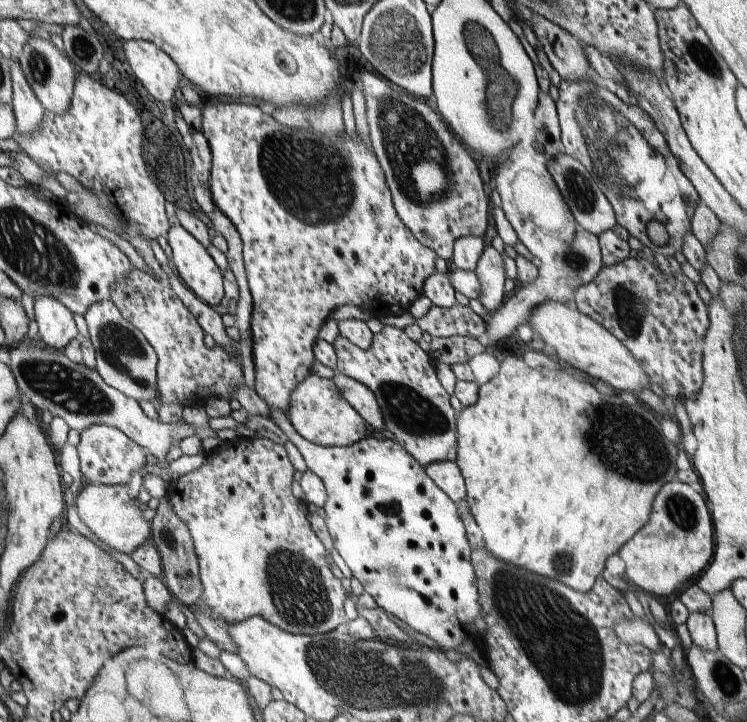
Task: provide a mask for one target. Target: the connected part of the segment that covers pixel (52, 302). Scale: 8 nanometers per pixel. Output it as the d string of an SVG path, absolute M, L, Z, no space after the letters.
M40 296L34 302L34 318L38 324L38 338L54 350L64 351L64 346L76 336L76 326L71 309L52 296Z

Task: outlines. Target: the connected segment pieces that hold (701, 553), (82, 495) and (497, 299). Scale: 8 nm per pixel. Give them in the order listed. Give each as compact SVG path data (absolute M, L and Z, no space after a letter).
M676 478L658 492L648 522L624 543L619 555L626 563L626 576L636 586L650 596L670 596L710 564L714 544L714 522L703 496Z
M94 483L80 489L76 498L76 512L86 528L106 546L116 552L129 554L140 548L150 538L150 522L142 520L142 512L136 508L136 502L128 496L126 484L96 485Z
M492 246L486 247L477 262L475 272L480 280L480 288L482 288L482 296L477 299L488 313L497 311L504 300L505 293L506 273L502 254Z

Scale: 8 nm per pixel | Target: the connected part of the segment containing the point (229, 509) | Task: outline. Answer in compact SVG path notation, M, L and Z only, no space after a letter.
M240 437L236 442L222 443L218 448L218 452L206 454L206 461L196 470L185 475L179 476L178 480L171 481L168 485L167 498L174 508L174 512L186 522L190 536L193 538L196 556L198 558L198 566L200 570L200 582L202 582L202 602L206 604L214 614L218 614L218 621L223 624L234 624L243 622L251 616L262 616L264 620L268 620L270 624L274 624L277 628L284 629L293 635L315 635L326 634L330 630L335 630L336 626L344 620L344 610L342 610L342 600L346 600L344 588L340 586L340 580L330 572L330 568L326 566L326 548L324 544L316 538L316 534L312 532L310 524L308 524L308 508L298 502L290 490L292 486L292 474L294 468L286 456L286 450L282 444L273 442L264 437L254 439Z

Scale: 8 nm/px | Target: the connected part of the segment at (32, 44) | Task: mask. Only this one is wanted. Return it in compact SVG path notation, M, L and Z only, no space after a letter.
M32 34L31 40L18 54L20 66L24 72L30 88L34 90L36 98L43 104L45 110L64 116L71 108L72 86L74 86L74 68L70 64L70 58L61 52L52 40L44 39L37 34Z

